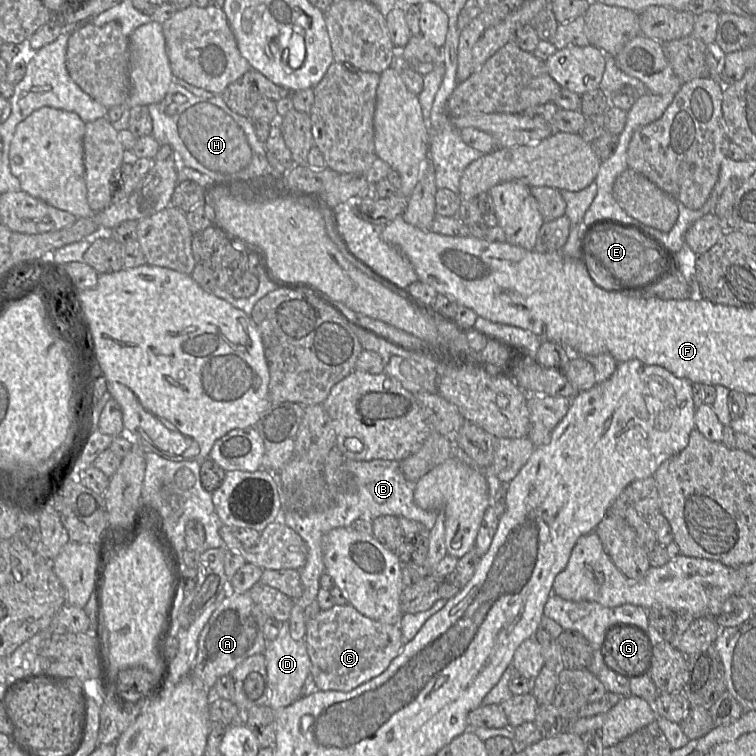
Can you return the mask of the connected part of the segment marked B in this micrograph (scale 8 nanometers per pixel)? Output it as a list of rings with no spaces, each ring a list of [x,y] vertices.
[[[346,459],[344,461],[344,466],[346,469],[346,478],[344,479],[344,481],[341,483],[341,485],[338,488],[337,494],[335,496],[335,499],[333,500],[333,503],[326,509],[322,510],[322,511],[317,511],[317,512],[312,512],[312,513],[308,513],[308,514],[301,514],[301,513],[297,513],[294,511],[288,511],[288,510],[282,510],[281,512],[281,516],[280,519],[291,529],[293,529],[305,542],[306,546],[307,546],[307,561],[306,564],[304,565],[304,567],[302,567],[301,569],[299,569],[299,573],[300,573],[300,579],[301,579],[301,583],[303,586],[303,595],[301,596],[300,599],[298,600],[294,600],[294,601],[299,601],[300,604],[302,605],[303,608],[305,608],[306,606],[308,606],[310,603],[312,603],[315,599],[317,599],[317,594],[318,591],[320,589],[320,577],[322,576],[323,573],[325,573],[325,565],[324,565],[324,561],[323,561],[323,548],[322,548],[322,538],[323,536],[329,532],[330,530],[334,529],[334,528],[350,528],[351,524],[353,521],[357,520],[357,519],[362,519],[362,520],[366,520],[366,521],[370,521],[372,522],[375,518],[379,517],[379,516],[384,516],[384,515],[392,515],[392,516],[396,516],[396,517],[404,517],[410,520],[414,520],[417,521],[419,523],[421,523],[426,531],[430,531],[432,529],[432,527],[435,524],[438,512],[437,511],[432,511],[432,510],[424,510],[422,508],[420,508],[419,506],[416,505],[416,503],[414,502],[414,485],[415,483],[408,481],[400,468],[400,461],[396,461],[396,460],[383,460],[383,459],[374,459],[374,460],[369,460],[369,461],[354,461],[354,460],[350,460],[350,459]]]

